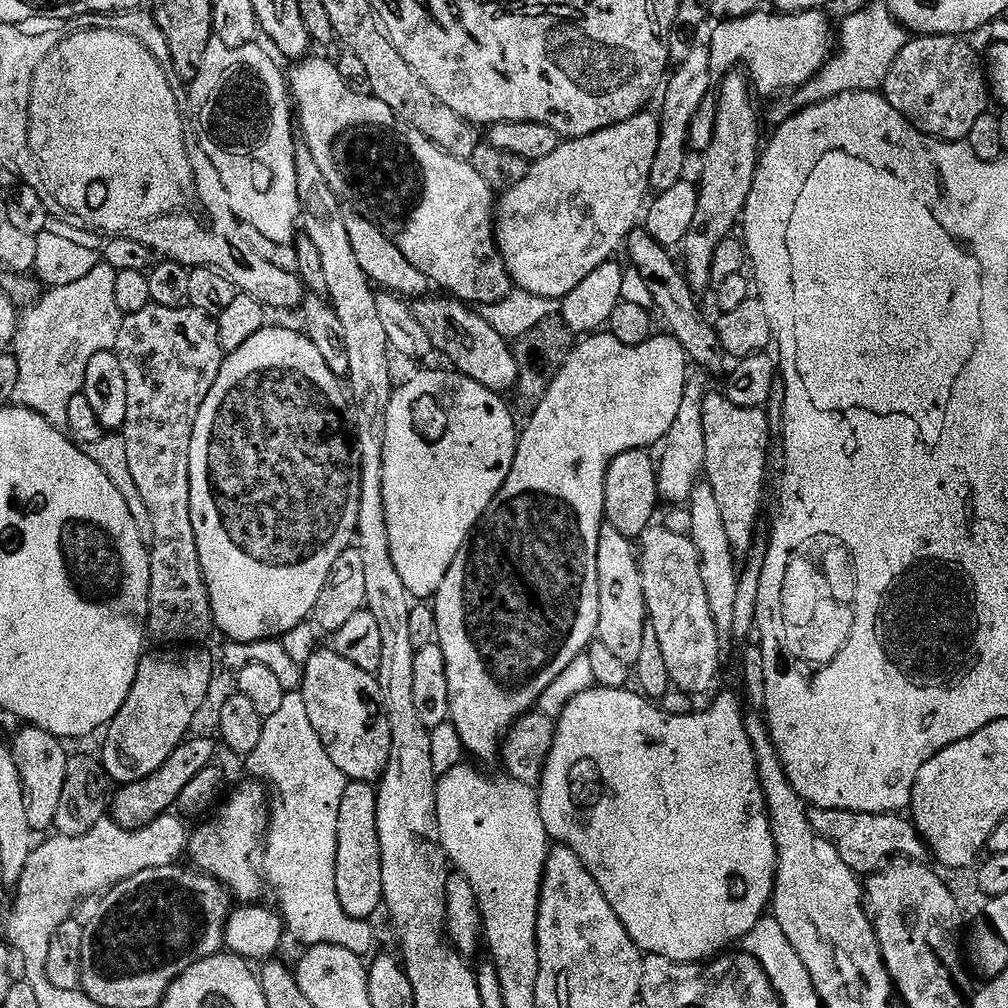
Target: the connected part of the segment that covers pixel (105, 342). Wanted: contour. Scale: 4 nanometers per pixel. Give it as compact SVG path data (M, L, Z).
M98 262L86 278L70 282L70 286L58 286L45 291L35 304L31 305L20 317L18 329L18 359L20 362L20 390L18 404L29 408L46 418L55 428L64 430L68 426L70 402L74 394L84 391L86 366L94 354L113 351L118 342L118 330L124 321L124 313L118 310L116 269Z

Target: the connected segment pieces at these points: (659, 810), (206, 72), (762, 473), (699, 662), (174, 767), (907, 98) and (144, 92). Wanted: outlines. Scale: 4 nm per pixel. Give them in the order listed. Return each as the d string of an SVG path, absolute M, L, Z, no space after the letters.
M593 686L571 700L556 720L554 746L538 785L542 822L557 845L578 854L586 870L590 870L594 882L598 882L602 894L606 894L606 902L610 902L622 926L626 926L632 941L640 947L641 953L664 956L676 964L699 964L731 949L728 947L735 940L736 943L743 941L750 930L754 930L756 923L765 919L772 899L772 885L776 882L778 853L768 821L764 787L758 778L756 751L746 734L746 712L740 709L740 702L742 704L740 696L738 698L732 692L724 692L705 712L693 710L689 716L671 716L639 691Z
M213 38L210 46L206 46L206 58L198 74L191 81L192 112L196 115L196 132L200 135L199 147L204 148L210 162L214 162L214 170L222 174L234 214L241 224L250 223L266 238L283 245L284 240L295 241L302 220L296 173L298 145L292 137L294 104L285 73L280 73L279 66L272 61L273 53L260 47L254 43L231 48Z
M709 391L707 395L705 395L702 404L702 434L706 434L706 462L704 463L706 483L714 490L714 495L718 501L718 507L725 521L726 534L730 537L730 546L736 551L737 557L747 557L748 553L752 550L752 545L755 544L758 539L756 527L760 524L760 507L764 504L764 479L768 476L768 439L773 439L774 436L768 425L767 411L765 411L764 408L743 408L742 406L734 406L734 402L730 402L723 391Z
M663 526L648 528L638 540L638 559L642 574L642 590L646 594L648 623L654 626L654 634L658 634L658 646L662 646L662 655L666 667L670 669L673 685L679 691L689 694L706 691L720 672L722 649L718 642L718 630L714 630L714 618L710 618L710 602L706 602L698 550L694 550L692 537L672 533Z
M204 736L198 737L197 740L192 739L185 739L183 744L179 744L174 750L174 754L170 754L168 761L154 774L150 774L145 780L123 785L117 791L120 793L117 796L115 793L111 797L111 818L124 828L137 829L146 827L155 819L165 815L175 805L186 782L190 782L190 778L194 778L194 774L198 774L203 768L209 767L213 763L212 755L216 752L215 746Z
M916 36L898 54L882 95L898 114L935 140L967 141L974 122L990 105L986 64L962 36Z
M115 27L85 28L83 32L73 32L67 36L58 47L38 66L32 79L30 90L30 106L28 107L28 141L30 150L43 172L48 172L50 180L44 180L48 192L58 196L58 202L66 204L74 214L84 216L92 224L98 224L98 231L108 228L108 236L114 230L136 228L156 217L173 215L182 212L192 200L197 199L196 179L194 178L192 163L188 157L190 141L184 137L184 116L180 113L180 104L176 101L176 92L168 81L162 65L156 61L149 45L139 35L131 36L128 32L116 32Z

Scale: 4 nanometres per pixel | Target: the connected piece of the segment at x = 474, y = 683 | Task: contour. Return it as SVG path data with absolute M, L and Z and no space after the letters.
M592 334L581 339L573 347L568 361L554 378L546 398L527 417L528 425L523 425L516 441L514 466L510 466L510 474L498 490L498 494L490 502L484 517L475 532L468 537L464 549L454 558L442 586L436 591L434 607L436 609L436 639L442 646L442 654L446 654L446 678L450 682L450 721L457 728L458 735L464 743L465 753L477 756L480 760L488 760L499 753L502 748L502 737L508 729L522 716L527 716L540 704L540 696L574 662L574 658L585 655L589 644L597 639L598 626L598 534L606 523L604 518L604 487L610 462L618 458L618 454L629 452L635 448L651 449L651 444L659 445L667 436L670 426L674 426L674 418L678 414L678 406L682 406L684 387L690 379L690 359L686 350L671 334L653 335L652 339L638 346L626 346L618 342L610 334Z

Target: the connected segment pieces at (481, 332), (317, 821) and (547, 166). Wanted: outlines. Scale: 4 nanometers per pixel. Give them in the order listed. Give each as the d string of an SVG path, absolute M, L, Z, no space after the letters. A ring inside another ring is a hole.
M444 294L440 296L434 300L425 299L421 303L425 304L418 308L420 321L426 334L430 334L433 349L441 352L455 371L474 378L474 382L486 386L491 392L511 393L516 387L516 379L520 377L513 345L504 340L475 307Z
M287 691L281 709L265 719L261 741L248 757L248 763L257 779L270 778L277 796L270 806L269 829L262 848L262 876L280 899L287 931L291 935L293 932L304 946L333 944L361 958L371 957L376 944L373 925L367 920L353 920L342 910L342 902L338 902L338 810L350 781L334 766L311 725L301 691Z
M645 110L634 118L626 122L618 122L609 128L598 130L589 136L578 136L565 139L554 150L554 154L535 161L529 167L526 178L518 182L509 192L503 193L499 197L494 208L494 235L496 238L496 249L500 251L500 257L504 259L504 264L508 267L508 273L512 275L512 283L521 292L538 294L542 298L562 301L592 270L597 270L598 266L611 261L616 255L615 252L625 247L628 235L637 227L642 213L646 208L646 201L650 196L652 183L650 182L650 170L654 170L654 154L658 154L658 138L660 137L660 117L655 111Z

